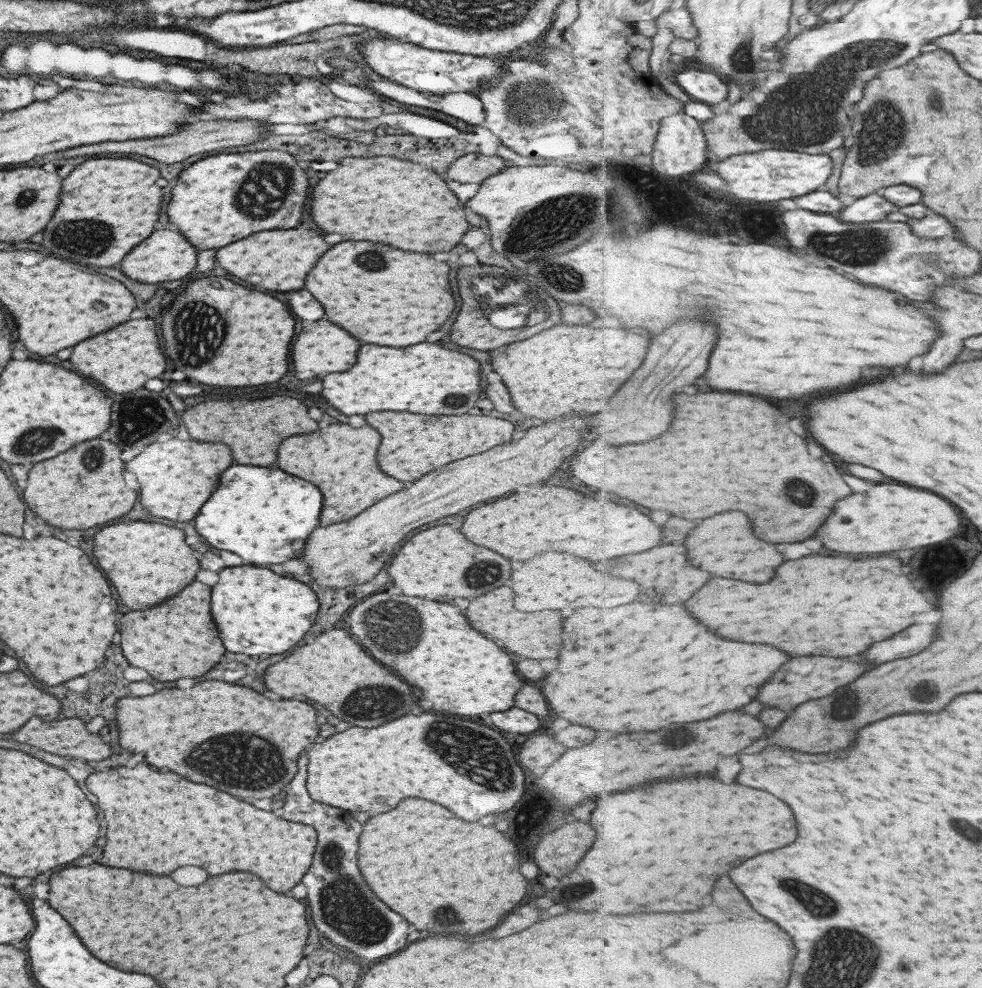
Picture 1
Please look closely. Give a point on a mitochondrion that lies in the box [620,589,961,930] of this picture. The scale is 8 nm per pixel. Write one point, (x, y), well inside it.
(819, 903)

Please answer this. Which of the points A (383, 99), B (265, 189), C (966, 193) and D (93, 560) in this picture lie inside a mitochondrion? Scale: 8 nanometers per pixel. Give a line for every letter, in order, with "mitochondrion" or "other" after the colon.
A: other
B: mitochondrion
C: other
D: other

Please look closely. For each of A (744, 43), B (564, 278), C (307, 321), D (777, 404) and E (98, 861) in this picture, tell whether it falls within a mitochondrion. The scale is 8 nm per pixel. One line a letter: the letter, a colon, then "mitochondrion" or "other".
A: mitochondrion
B: mitochondrion
C: other
D: other
E: other

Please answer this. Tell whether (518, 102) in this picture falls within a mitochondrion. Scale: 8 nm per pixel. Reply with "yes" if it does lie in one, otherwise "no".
yes

